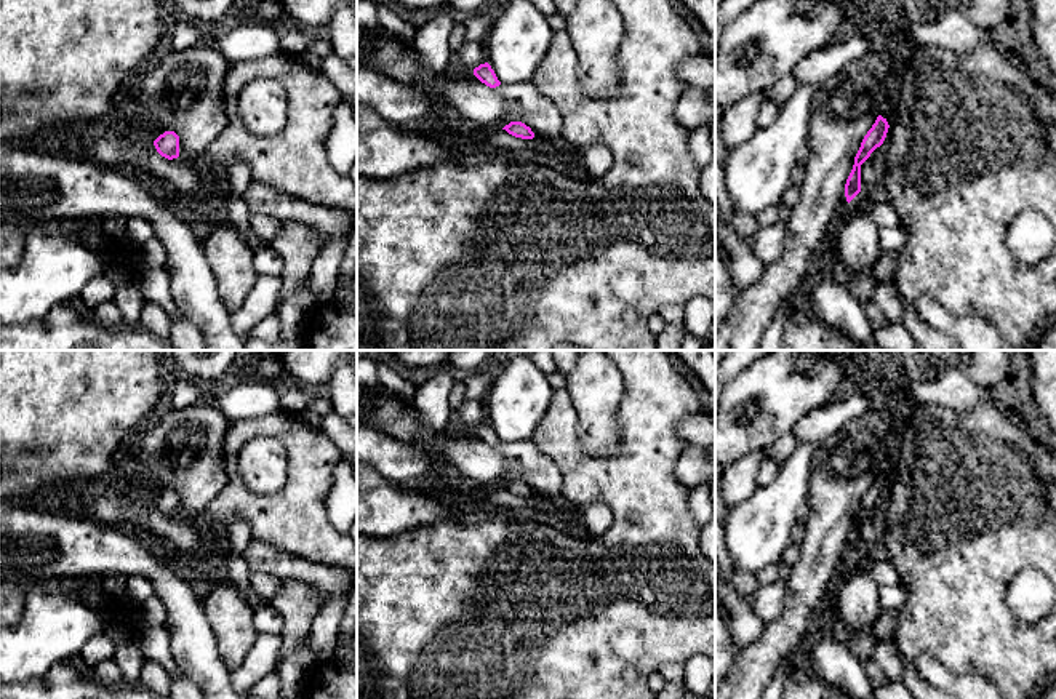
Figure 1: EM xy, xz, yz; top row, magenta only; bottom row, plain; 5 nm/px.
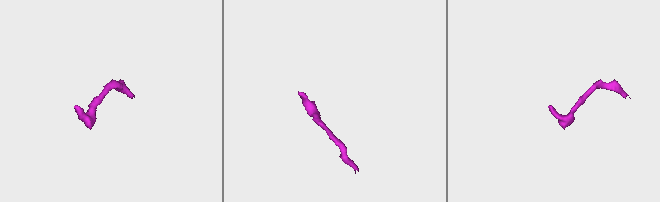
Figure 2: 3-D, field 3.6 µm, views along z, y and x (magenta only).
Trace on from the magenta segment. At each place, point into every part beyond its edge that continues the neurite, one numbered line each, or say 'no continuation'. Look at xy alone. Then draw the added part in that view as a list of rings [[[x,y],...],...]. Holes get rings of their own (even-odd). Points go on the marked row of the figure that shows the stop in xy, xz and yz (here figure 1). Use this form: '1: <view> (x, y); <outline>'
no continuation

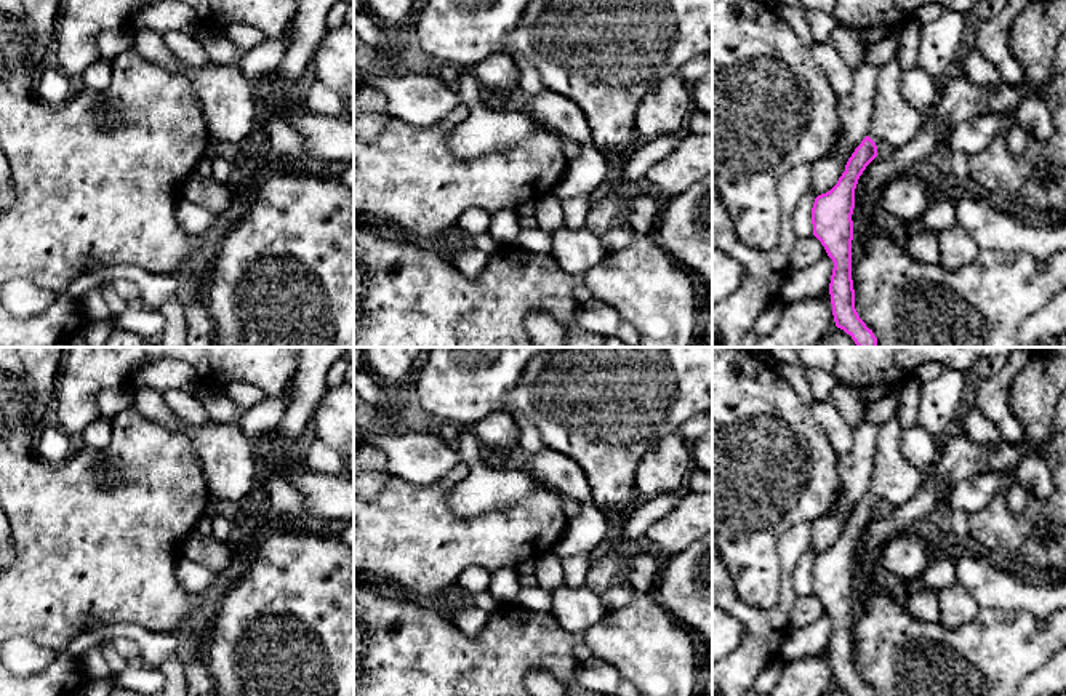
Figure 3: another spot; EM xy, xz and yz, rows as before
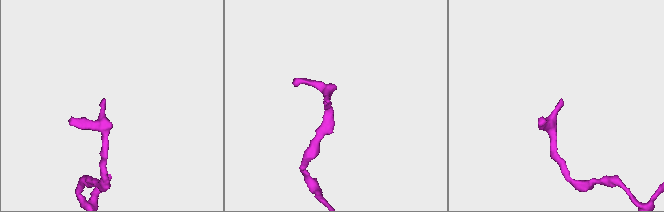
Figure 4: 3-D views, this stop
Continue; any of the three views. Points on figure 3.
1: yz (893, 124); [[[898,56],[879,69],[876,98],[868,136],[885,150],[903,147],[916,139],[925,123],[925,114],[901,96],[903,69]]]

